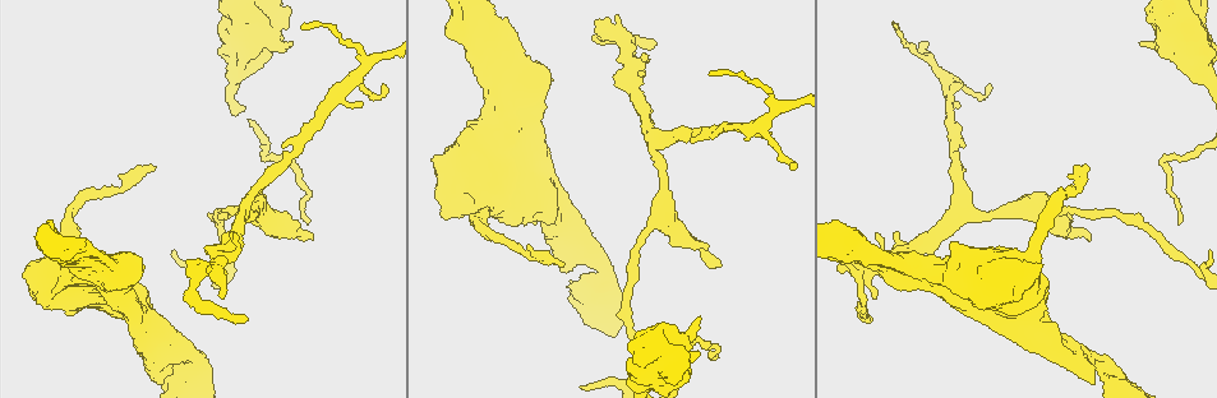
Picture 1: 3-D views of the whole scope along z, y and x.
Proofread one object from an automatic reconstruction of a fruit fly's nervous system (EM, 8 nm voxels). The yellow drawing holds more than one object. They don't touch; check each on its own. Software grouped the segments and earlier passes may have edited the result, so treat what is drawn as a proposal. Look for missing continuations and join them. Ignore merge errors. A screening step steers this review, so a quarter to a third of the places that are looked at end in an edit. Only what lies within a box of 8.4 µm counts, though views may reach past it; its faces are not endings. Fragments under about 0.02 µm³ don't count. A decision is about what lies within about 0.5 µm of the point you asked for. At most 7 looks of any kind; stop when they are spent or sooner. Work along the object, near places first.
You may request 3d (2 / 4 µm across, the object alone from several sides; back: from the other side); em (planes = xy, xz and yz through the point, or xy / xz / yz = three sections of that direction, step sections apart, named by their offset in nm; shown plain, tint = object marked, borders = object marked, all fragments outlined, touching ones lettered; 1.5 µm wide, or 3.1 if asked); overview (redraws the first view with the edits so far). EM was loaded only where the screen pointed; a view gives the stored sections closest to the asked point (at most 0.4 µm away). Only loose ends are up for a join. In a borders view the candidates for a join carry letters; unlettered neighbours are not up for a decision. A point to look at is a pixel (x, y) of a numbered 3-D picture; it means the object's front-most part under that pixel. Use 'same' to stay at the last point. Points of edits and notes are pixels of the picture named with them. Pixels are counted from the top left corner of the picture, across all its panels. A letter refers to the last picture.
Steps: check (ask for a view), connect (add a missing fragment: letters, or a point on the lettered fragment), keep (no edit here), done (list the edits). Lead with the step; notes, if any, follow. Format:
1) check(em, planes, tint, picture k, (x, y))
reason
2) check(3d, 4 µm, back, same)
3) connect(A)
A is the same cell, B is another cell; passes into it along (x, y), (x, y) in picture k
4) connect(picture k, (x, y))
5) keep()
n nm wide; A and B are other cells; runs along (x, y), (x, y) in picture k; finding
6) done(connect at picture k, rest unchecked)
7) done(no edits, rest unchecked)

check(3d, 2 µm, picture 1, (1088, 238))
an open end

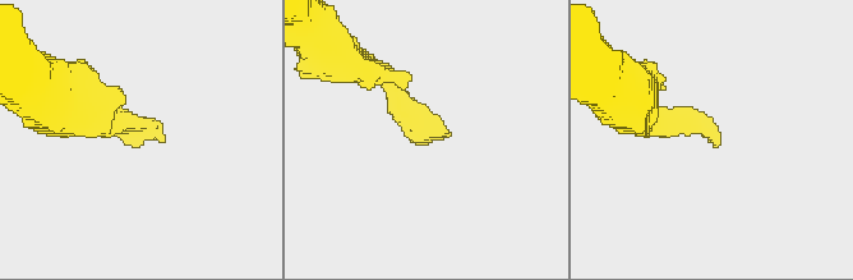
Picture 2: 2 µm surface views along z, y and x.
check(em, xy, step 8, borders, picture 2, (445, 137))
shape alone is not enough

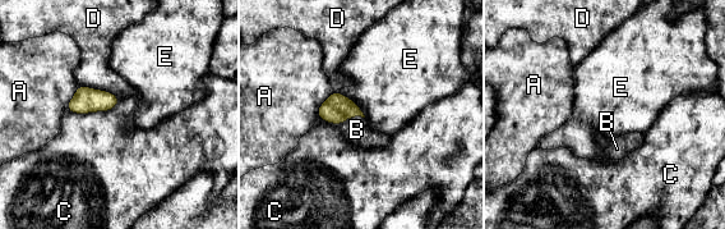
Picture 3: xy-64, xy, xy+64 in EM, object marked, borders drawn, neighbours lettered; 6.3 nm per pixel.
check(em, planes, borders, same)

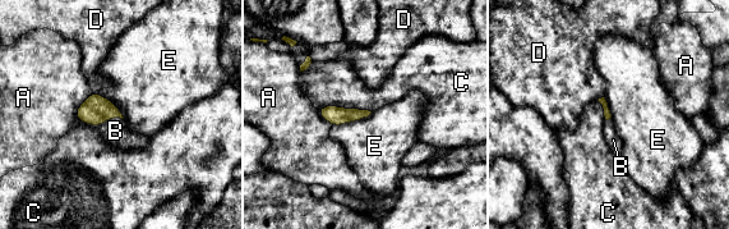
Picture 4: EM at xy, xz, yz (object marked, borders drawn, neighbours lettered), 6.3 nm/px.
connect(B)
B is the same cell, A, C, D and E are other cells; the neuron continues

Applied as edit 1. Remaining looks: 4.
check(overview)

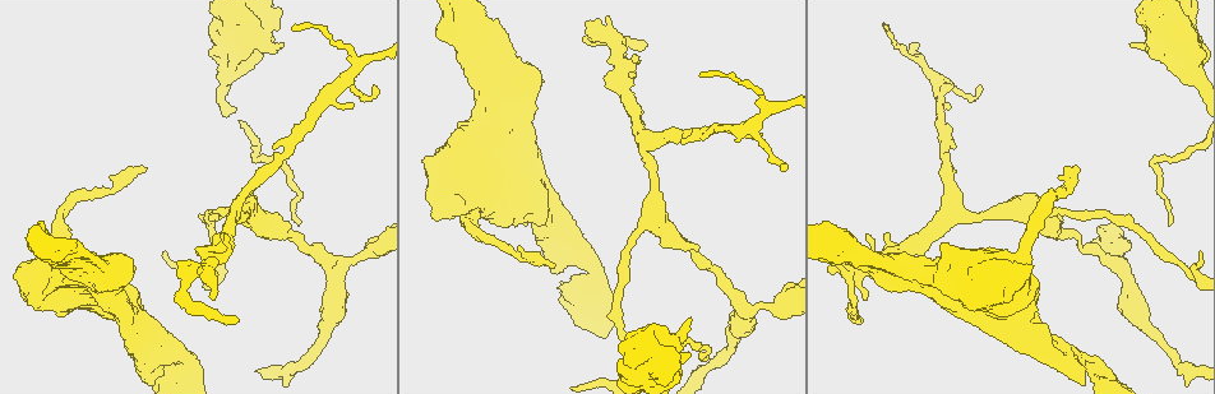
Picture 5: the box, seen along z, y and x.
check(em, xz, step 4, borders, picture 5, (865, 296))

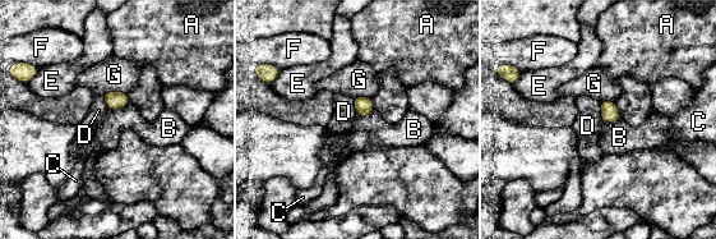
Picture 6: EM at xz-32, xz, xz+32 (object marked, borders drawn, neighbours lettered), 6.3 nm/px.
check(em, xy, step 8, borders, same)

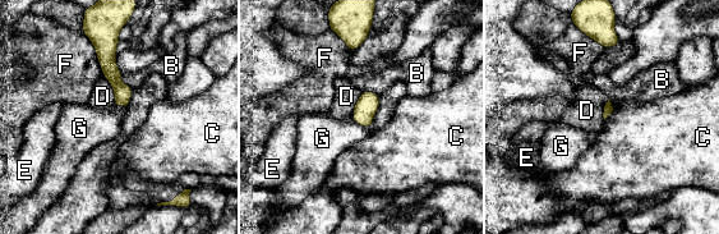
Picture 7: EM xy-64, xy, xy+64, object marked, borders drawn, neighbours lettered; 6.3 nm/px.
keep()
B, C, D, E, F and G are other cells; border along (611, 100), (613, 111), (604, 120) in picture 7; no lettered fragment goes on from it

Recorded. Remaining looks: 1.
done(connect at picture 4, rest unchecked)

